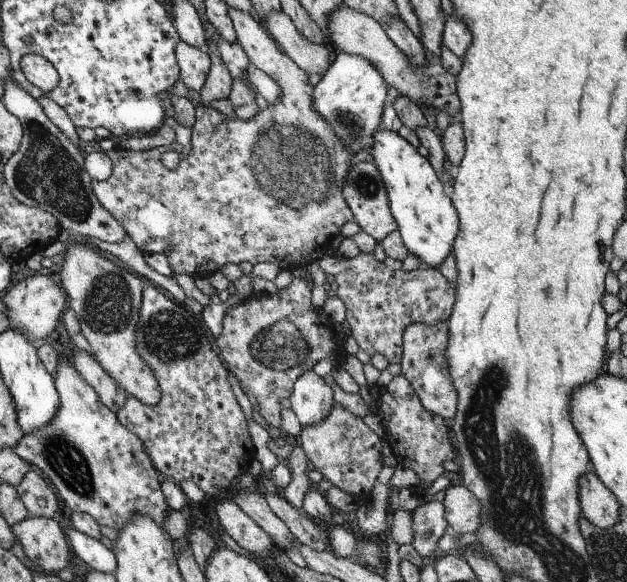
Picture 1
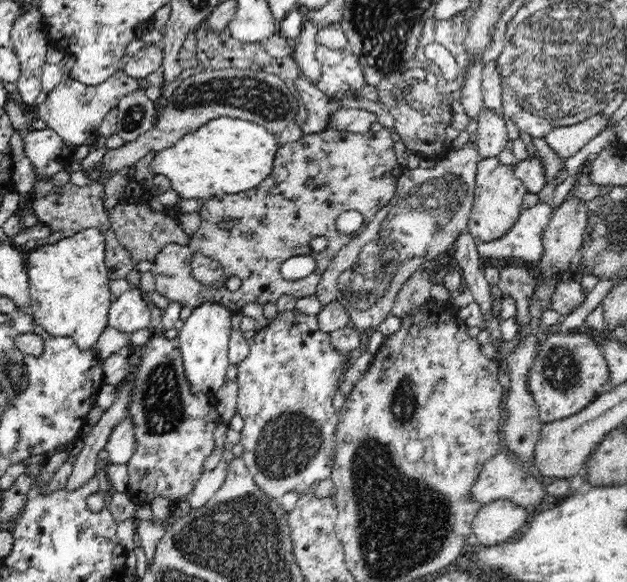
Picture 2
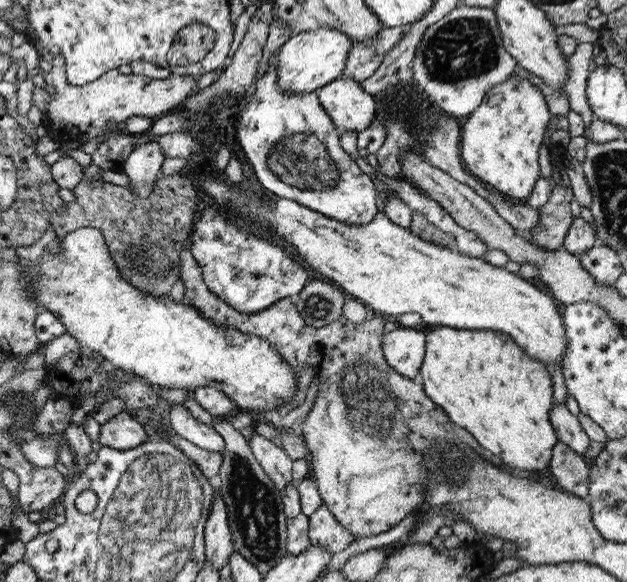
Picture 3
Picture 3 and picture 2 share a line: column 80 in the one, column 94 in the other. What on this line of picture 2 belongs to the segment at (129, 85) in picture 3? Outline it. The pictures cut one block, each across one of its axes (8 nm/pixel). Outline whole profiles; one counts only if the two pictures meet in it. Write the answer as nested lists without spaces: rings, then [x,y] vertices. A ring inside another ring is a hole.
[[[66,55],[61,63],[64,72],[61,84],[58,84],[58,87],[48,94],[44,102],[37,105],[37,113],[39,118],[44,119],[48,124],[48,129],[57,132],[68,145],[79,150],[83,145],[87,148],[94,145],[100,136],[98,128],[102,120],[124,96],[139,89],[139,82],[127,76],[121,69],[110,80],[96,86],[88,86],[71,78],[73,64],[72,57]]]

